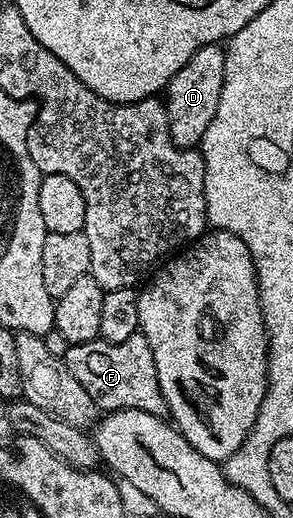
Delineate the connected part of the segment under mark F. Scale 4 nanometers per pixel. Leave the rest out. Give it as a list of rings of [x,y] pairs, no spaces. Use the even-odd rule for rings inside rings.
[[[142,334],[130,336],[125,338],[125,342],[116,344],[100,339],[90,340],[84,344],[73,344],[61,359],[67,365],[69,374],[73,374],[73,378],[77,378],[81,386],[85,386],[85,394],[89,394],[96,409],[108,413],[119,412],[122,408],[132,408],[145,410],[154,416],[166,417],[168,415],[167,403],[161,394],[161,386],[157,382],[157,366],[153,366],[153,350],[149,350],[149,342]]]

